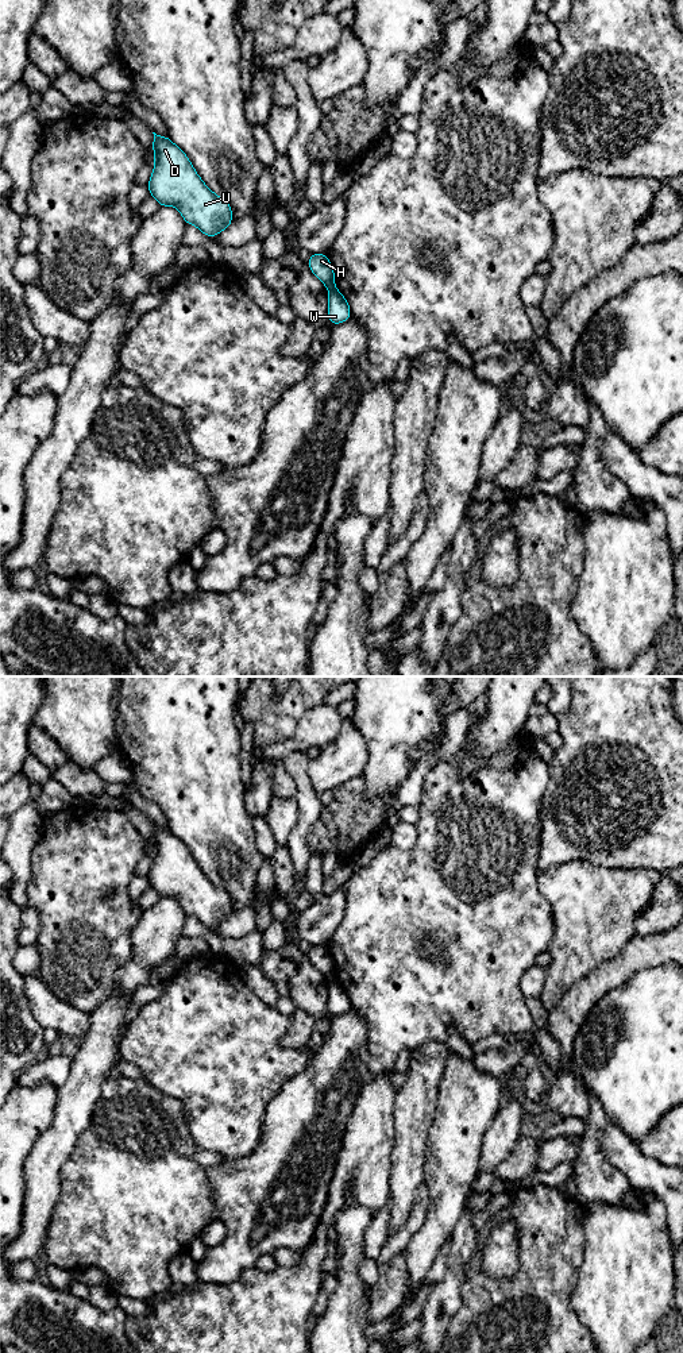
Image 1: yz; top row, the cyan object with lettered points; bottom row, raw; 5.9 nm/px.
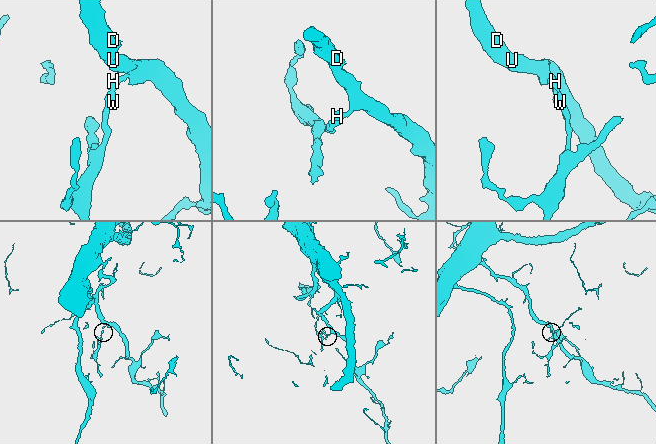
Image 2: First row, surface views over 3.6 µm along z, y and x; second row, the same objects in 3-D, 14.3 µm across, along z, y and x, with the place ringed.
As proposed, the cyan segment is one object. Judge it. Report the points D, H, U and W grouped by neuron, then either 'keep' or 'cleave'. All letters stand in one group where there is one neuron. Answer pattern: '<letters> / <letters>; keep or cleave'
D H U / W; cleave

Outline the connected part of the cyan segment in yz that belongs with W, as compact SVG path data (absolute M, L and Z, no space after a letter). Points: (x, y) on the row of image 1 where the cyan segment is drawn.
M336 288L329 289L327 316L328 316L329 324L344 323L351 316L351 309L348 302Z

